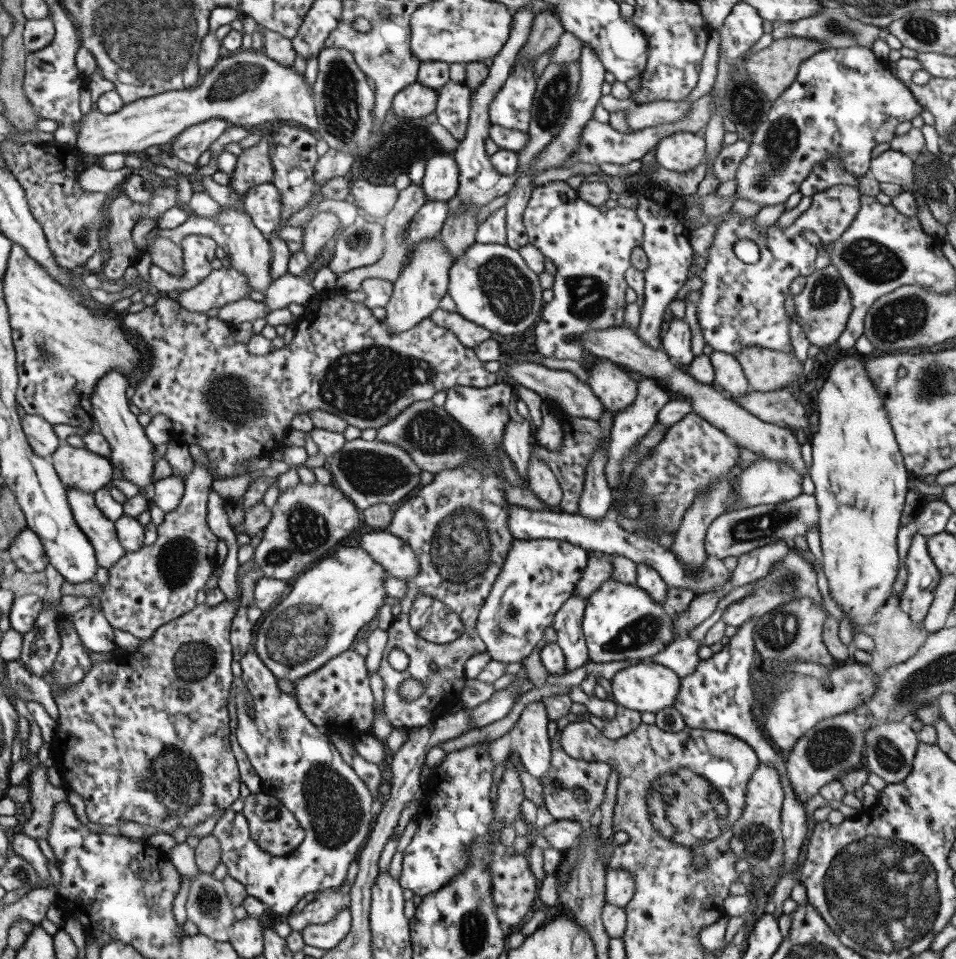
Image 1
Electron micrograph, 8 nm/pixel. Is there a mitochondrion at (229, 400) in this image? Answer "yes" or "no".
yes

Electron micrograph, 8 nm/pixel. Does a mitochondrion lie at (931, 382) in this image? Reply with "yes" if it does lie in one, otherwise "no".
yes

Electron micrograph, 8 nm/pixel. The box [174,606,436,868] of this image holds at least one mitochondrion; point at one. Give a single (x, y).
(334, 808)

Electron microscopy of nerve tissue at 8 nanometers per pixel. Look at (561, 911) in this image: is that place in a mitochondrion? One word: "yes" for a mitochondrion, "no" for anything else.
no

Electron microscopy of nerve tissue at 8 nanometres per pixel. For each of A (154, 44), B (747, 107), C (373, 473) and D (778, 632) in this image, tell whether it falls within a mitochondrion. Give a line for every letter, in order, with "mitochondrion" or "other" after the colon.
A: mitochondrion
B: mitochondrion
C: mitochondrion
D: mitochondrion

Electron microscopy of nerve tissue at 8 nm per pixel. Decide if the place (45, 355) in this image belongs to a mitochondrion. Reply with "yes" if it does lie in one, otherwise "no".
yes

